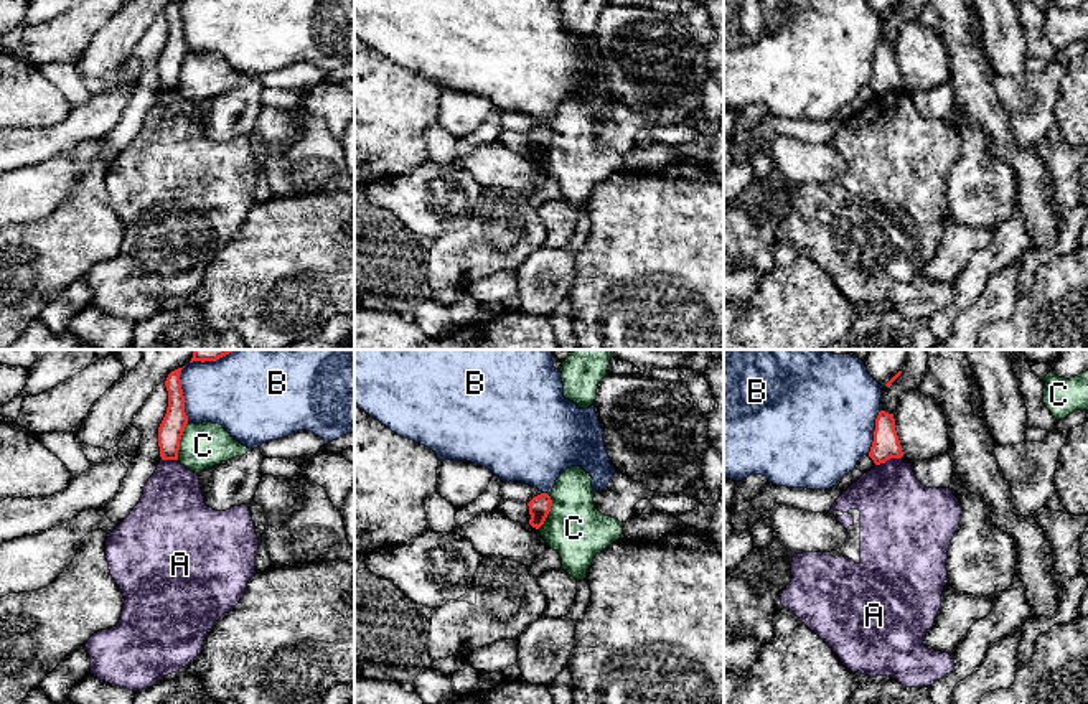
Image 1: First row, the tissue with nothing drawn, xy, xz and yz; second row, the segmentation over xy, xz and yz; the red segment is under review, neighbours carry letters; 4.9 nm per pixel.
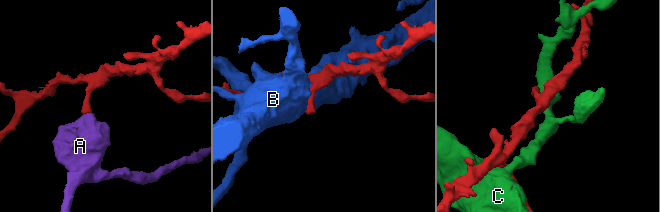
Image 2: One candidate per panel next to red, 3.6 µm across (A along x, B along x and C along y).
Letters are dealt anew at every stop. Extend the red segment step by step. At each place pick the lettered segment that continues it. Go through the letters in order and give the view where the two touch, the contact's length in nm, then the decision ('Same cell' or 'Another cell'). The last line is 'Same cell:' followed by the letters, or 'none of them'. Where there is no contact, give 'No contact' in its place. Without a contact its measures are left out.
A: Touches red in yz. Shared border 130 nm. Another cell
B: Touches red in xy. Shared border 260 nm. Another cell
C: Touches red in xy. Shared border 190 nm. Another cell
Same cell: none of them

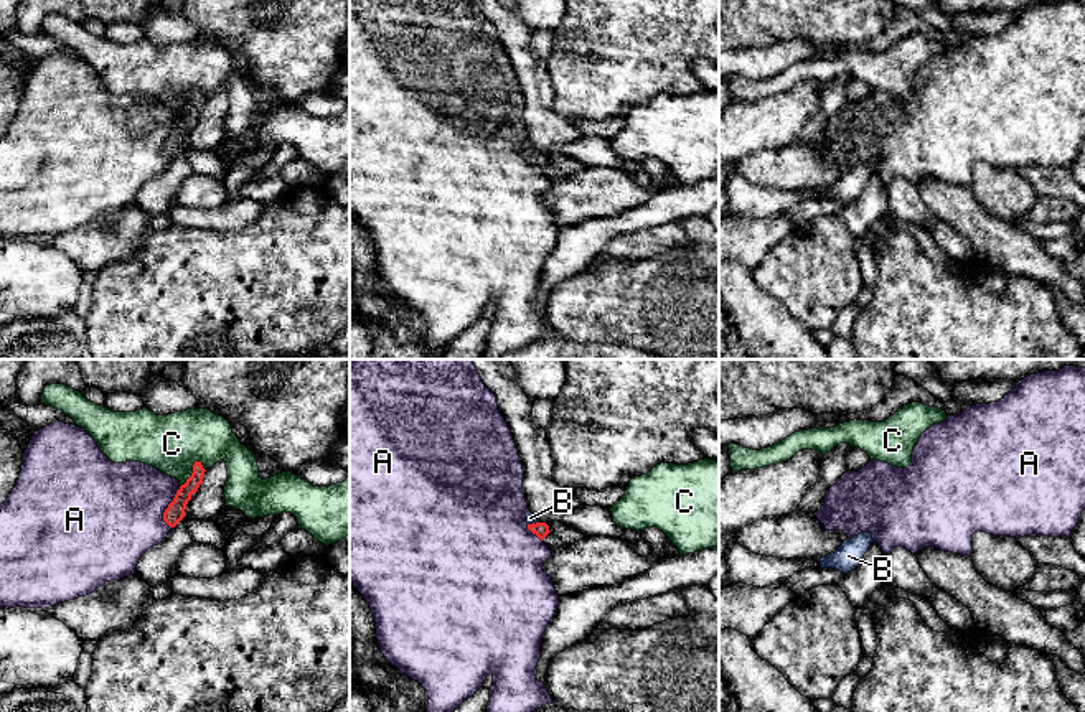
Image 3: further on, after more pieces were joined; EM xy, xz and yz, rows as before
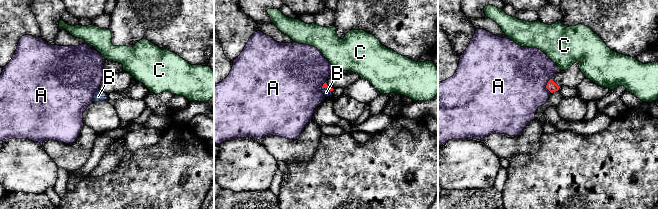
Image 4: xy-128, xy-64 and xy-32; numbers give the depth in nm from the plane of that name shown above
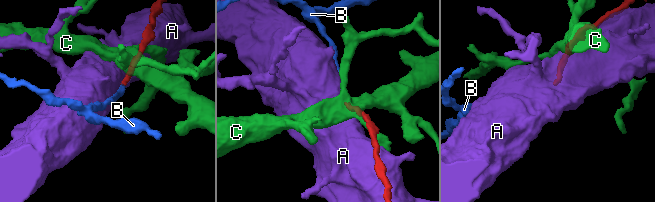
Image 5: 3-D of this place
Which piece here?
A: Touches red in xy. Shared border 220 nm. Another cell
B: Touches red in xz. Shared border 60 nm. Same cell
C: Touches red in xy. Shared border 170 nm. Another cell
Same cell: B

